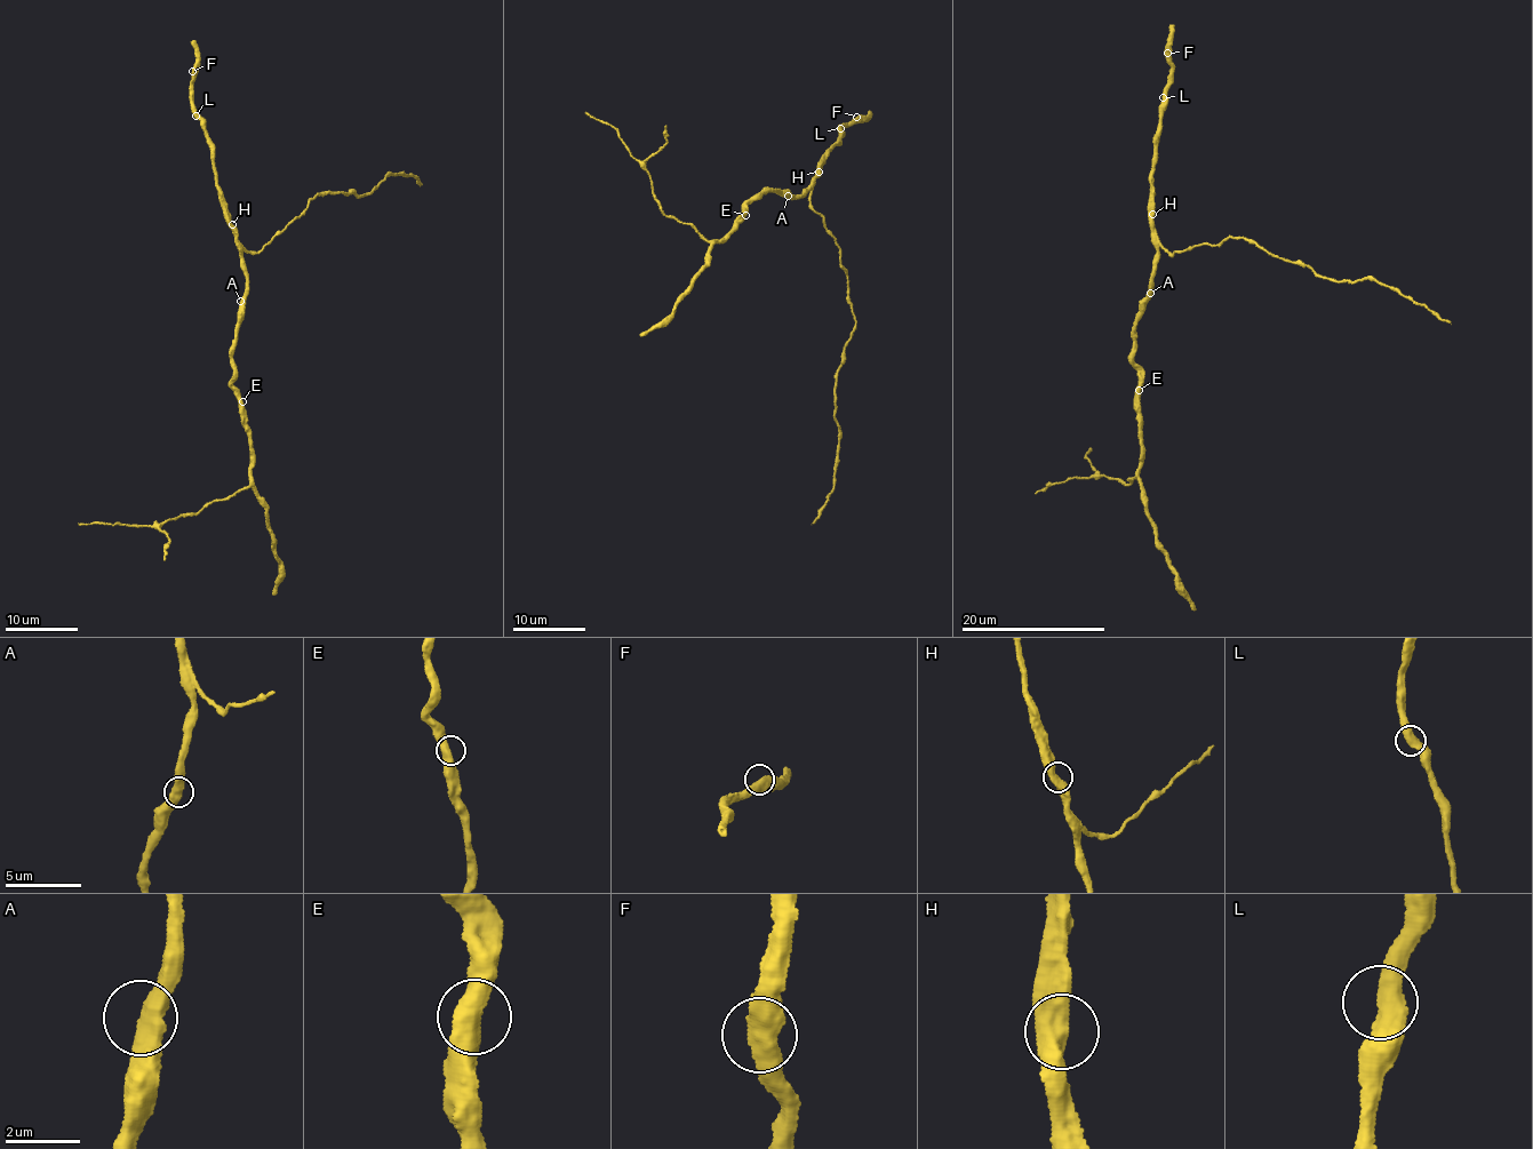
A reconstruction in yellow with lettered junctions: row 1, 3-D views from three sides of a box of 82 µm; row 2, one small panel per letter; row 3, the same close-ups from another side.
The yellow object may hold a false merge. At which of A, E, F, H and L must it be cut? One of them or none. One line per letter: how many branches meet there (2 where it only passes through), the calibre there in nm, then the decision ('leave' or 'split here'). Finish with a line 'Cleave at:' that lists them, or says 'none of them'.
A: 2 | 500 nm | leave
E: 2 | 500 nm | leave
F: 2 | 550 nm | leave
H: 2 | 550 nm | leave
L: 2 | 500 nm | leave
Cleave at: none of them

